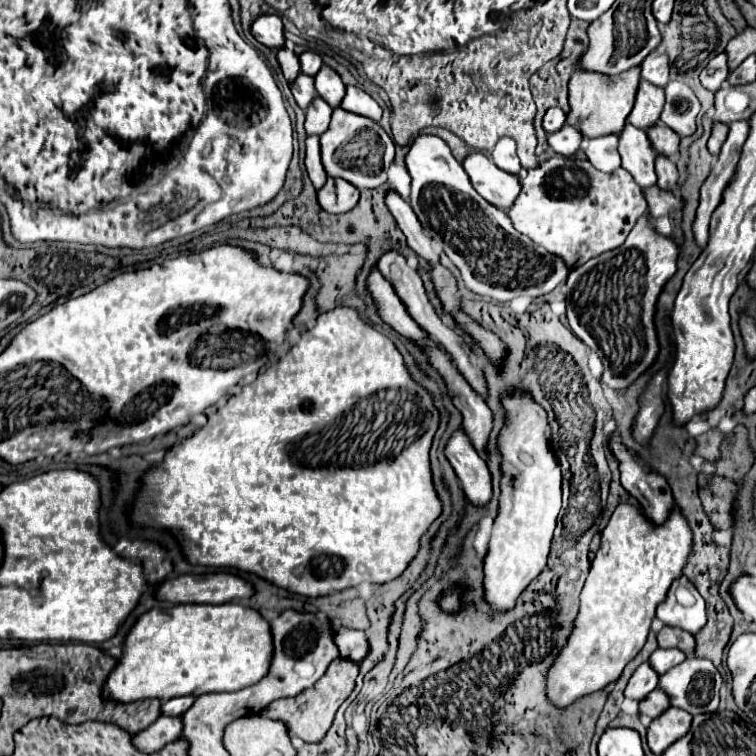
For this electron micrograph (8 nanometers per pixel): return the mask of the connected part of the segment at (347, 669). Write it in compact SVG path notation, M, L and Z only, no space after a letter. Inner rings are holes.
M337 658L335 662L331 662L325 678L319 680L319 686L311 686L311 690L303 690L303 694L299 694L295 698L281 698L279 702L273 702L273 706L267 706L267 710L263 710L263 716L287 722L291 736L299 736L305 742L321 742L333 724L337 708L353 692L357 676L359 676L357 662L347 660L347 658Z

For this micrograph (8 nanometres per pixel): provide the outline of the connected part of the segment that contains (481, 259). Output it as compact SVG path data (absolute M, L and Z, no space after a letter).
M417 136L405 162L413 178L411 208L423 224L425 234L439 242L443 252L459 268L469 290L495 302L511 302L517 296L545 296L567 280L571 268L565 260L549 254L547 250L537 250L537 244L515 230L511 218L503 210L479 198L467 172L439 136Z

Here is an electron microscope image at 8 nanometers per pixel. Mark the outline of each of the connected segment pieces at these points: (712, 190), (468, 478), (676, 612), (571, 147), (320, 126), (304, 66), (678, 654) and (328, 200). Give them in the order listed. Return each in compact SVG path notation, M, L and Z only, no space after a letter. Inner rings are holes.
M739 120L739 122L729 124L729 136L721 148L719 160L713 166L709 178L701 186L701 202L699 202L697 218L695 218L695 226L693 226L697 244L701 248L705 248L709 242L711 214L721 204L723 194L725 194L731 178L737 172L737 164L739 164L747 134L749 134L749 122L747 120Z
M457 430L447 448L445 456L455 468L463 490L473 506L487 506L493 498L493 484L491 484L491 472L487 468L487 462L475 454L471 442L467 442L463 430Z
M679 578L669 588L667 598L657 606L657 618L673 628L697 634L707 624L705 600L687 578Z
M565 124L561 130L553 132L547 136L547 142L549 146L557 152L557 154L563 154L563 156L571 156L579 150L579 144L581 144L583 136L569 124Z
M315 98L315 102L305 112L307 112L307 120L305 120L307 134L321 136L329 128L333 110L327 106L327 102L323 102L323 98Z
M313 50L303 52L303 54L299 56L299 60L301 60L301 70L303 70L303 74L307 74L307 76L315 76L315 74L321 70L321 66L323 66L321 56L319 56L317 52L313 52Z
M655 650L649 658L649 664L653 666L653 670L661 676L665 672L669 672L671 668L679 666L687 656L681 650Z
M327 178L327 184L317 190L319 204L329 214L343 214L355 208L359 202L359 190L351 186L349 182L343 182L343 178Z

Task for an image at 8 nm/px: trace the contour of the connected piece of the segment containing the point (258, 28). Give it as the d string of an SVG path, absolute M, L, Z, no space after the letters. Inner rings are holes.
M275 14L259 16L259 18L253 22L253 26L251 26L251 34L255 36L257 42L261 42L263 46L273 48L273 50L283 48L283 44L285 44L281 18L275 16Z

